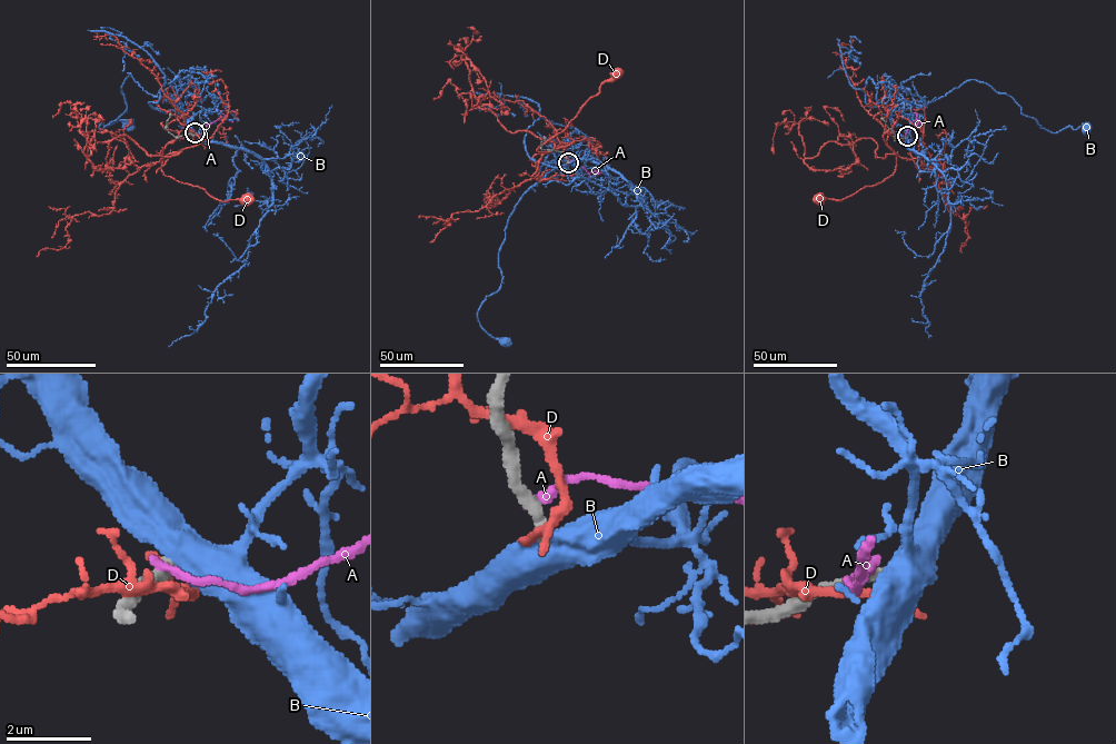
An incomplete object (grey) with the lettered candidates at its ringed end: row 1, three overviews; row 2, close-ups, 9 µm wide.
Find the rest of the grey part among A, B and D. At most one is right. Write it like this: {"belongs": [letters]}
{"belongs": []}

